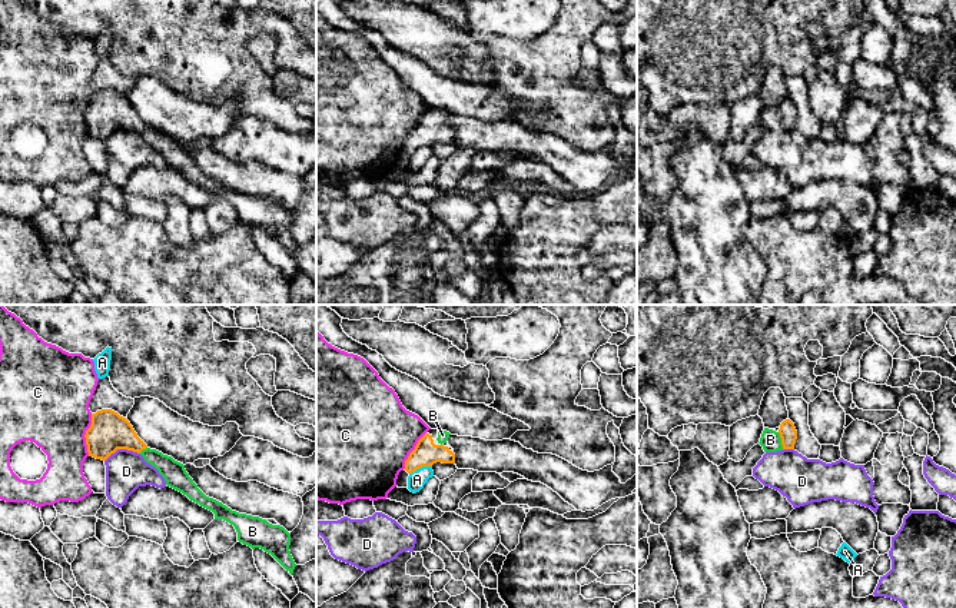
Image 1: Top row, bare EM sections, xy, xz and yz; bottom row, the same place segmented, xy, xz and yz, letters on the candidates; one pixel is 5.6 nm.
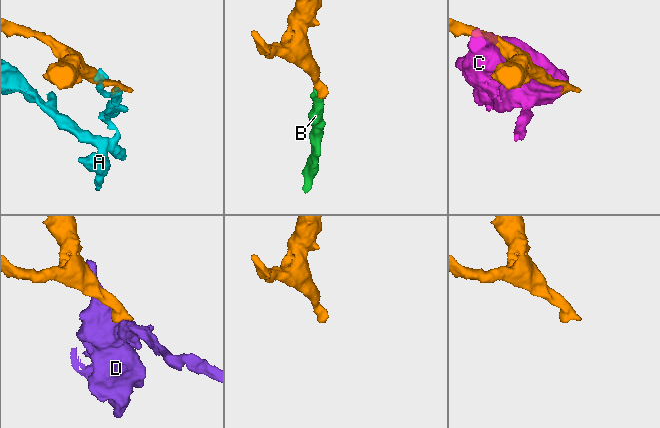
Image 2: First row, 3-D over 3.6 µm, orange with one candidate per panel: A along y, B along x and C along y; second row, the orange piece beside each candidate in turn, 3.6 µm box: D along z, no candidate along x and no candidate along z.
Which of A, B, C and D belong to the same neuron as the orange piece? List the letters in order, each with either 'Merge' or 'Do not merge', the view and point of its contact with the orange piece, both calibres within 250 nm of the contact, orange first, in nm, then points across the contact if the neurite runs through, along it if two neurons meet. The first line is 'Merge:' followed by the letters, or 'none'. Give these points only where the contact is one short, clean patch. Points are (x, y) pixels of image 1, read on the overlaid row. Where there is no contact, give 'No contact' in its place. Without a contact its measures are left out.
Merge: B
A: Do not merge. Touches orange at xz (420, 467). Thickness 140 nm (orange) against 100 nm. Boundary: xz (431, 465), (422, 465), (410, 474)
B: Merge. Touches orange at yz (782, 441). Thickness 100 nm (orange) against 120 nm. Path across: yz (787, 432), (782, 441), (770, 439)
C: Do not merge. Touches orange at xy (85, 435). Thickness 220 nm (orange) against 440 nm
D: Do not merge. Touches orange at xy (122, 448). Thickness 220 nm (orange) against 220 nm. Boundary: xy (139, 452), (118, 449), (105, 461)

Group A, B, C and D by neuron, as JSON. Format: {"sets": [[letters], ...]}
{"sets": [["A"], ["B"], ["C"], ["D"]]}

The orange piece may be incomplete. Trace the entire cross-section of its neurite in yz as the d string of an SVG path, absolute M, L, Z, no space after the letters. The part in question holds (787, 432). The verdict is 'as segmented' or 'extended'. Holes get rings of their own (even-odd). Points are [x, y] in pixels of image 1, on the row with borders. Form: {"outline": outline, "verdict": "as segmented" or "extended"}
{"outline": "M790 419L781 422L780 429L776 432L773 429L764 428L760 445L764 452L777 452L783 449L794 449L797 439L797 431Z", "verdict": "extended"}

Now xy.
{"outline": "M112 409L92 413L92 425L86 431L89 456L106 461L117 449L140 453L147 464L155 466L165 478L166 485L182 492L190 501L212 511L215 519L223 519L235 526L238 541L252 549L260 548L270 554L291 575L296 567L291 551L291 534L281 525L272 525L266 519L239 514L222 502L206 496L189 474L185 465L172 456L150 449L135 432L130 422Z", "verdict": "extended"}

